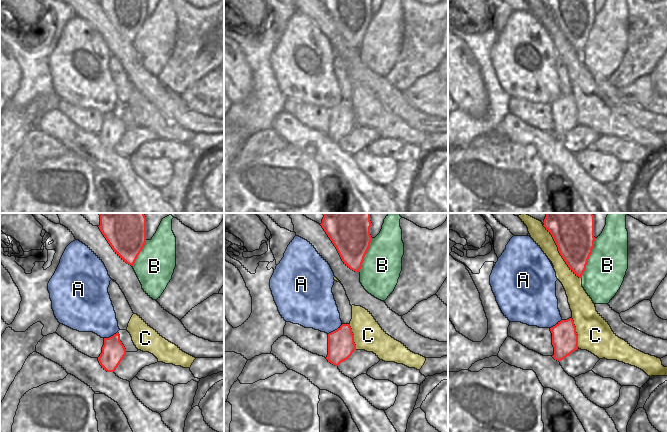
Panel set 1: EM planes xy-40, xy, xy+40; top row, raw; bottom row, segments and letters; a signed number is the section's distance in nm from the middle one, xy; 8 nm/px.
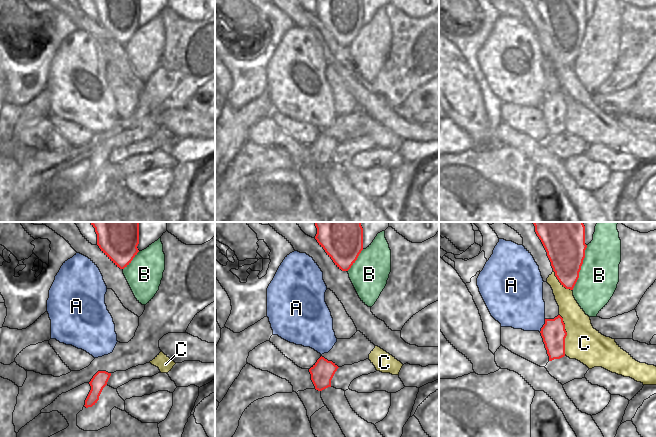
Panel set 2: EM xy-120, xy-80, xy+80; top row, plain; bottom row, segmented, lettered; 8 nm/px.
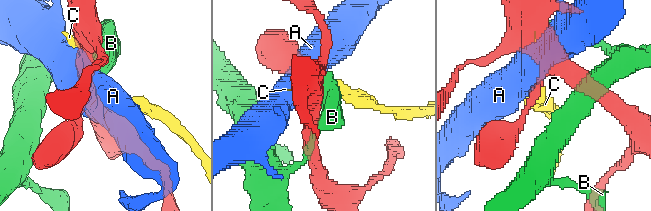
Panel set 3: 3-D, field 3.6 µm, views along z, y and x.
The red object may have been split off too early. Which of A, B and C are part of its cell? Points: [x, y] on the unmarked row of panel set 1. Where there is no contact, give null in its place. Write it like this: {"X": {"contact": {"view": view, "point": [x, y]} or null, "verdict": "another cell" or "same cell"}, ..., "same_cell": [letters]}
{"A": {"contact": {"view": "xy", "point": [335, 106]}, "verdict": "another cell"}, "B": {"contact": {"view": "xy+40", "point": [588, 34]}, "verdict": "another cell"}, "C": {"contact": {"view": "xy+40", "point": [559, 28]}, "verdict": "another cell"}, "same_cell": []}

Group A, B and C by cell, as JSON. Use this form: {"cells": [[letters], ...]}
{"cells": [["A"], ["B"], ["C"]]}

